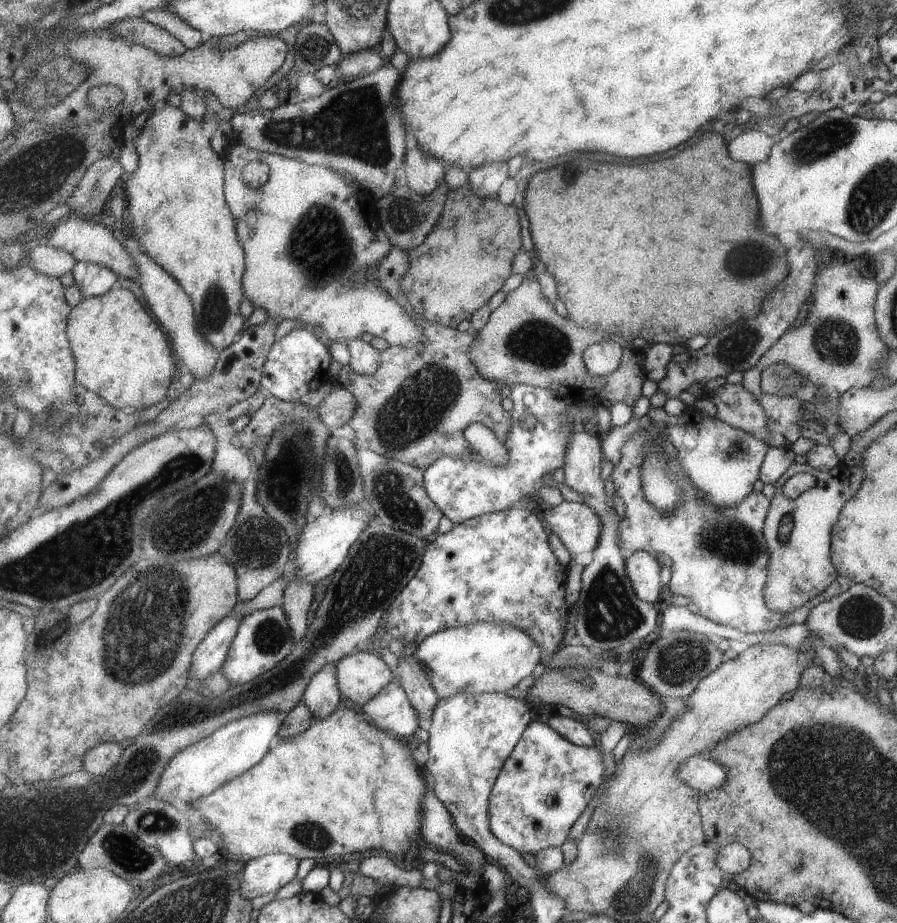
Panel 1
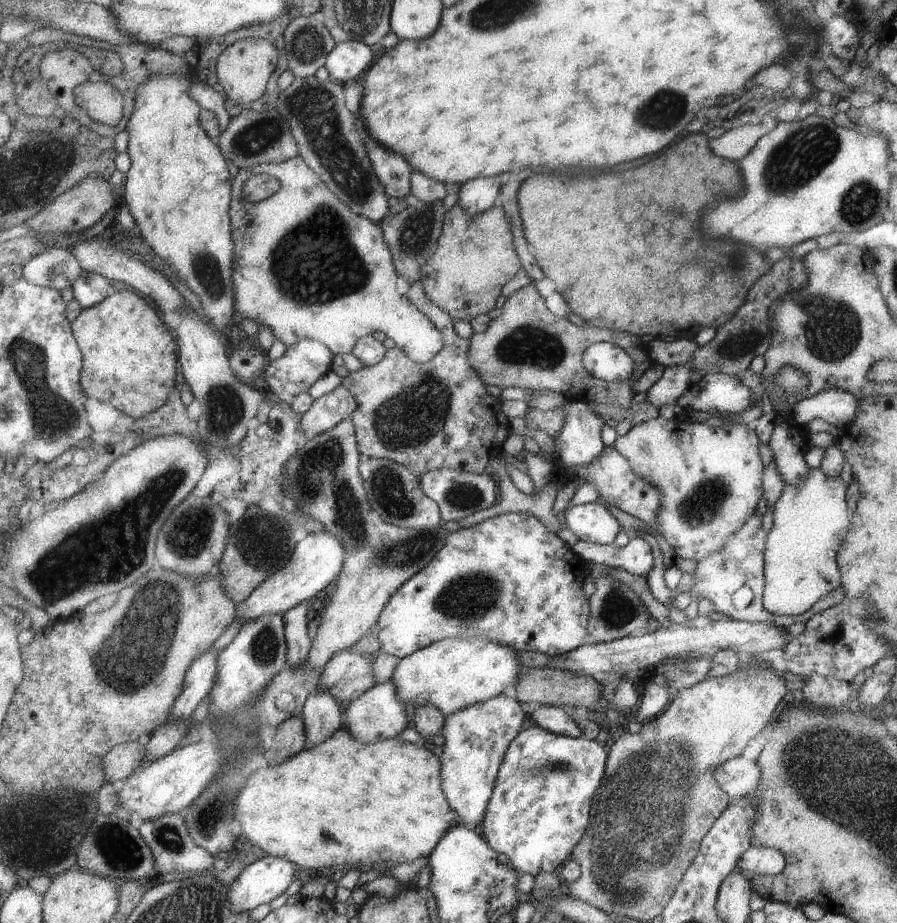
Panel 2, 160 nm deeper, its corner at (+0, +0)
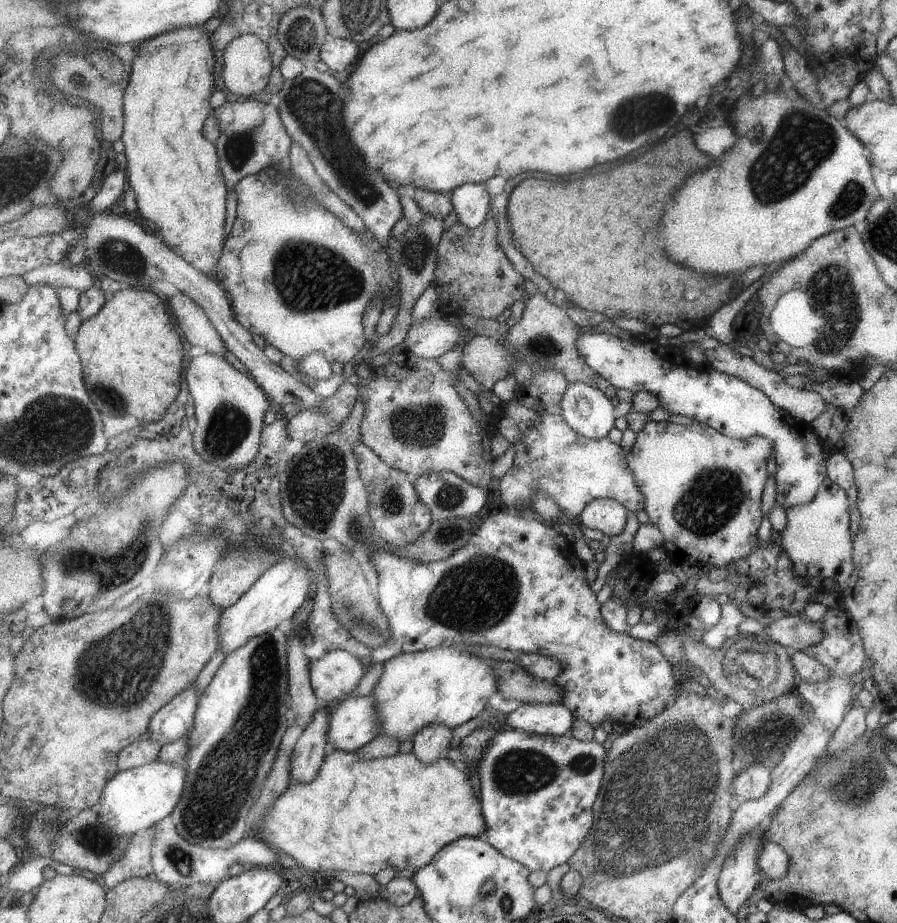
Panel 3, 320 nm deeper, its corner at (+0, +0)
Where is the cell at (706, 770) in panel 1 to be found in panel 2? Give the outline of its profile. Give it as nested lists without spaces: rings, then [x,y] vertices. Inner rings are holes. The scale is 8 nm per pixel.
[[[735,757],[716,771],[716,779],[732,799],[751,794],[760,777],[759,765],[749,758]]]

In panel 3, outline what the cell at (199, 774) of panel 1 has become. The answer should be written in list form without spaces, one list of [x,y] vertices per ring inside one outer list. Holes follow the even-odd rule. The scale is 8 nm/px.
[[[188,756],[181,765],[157,760],[148,765],[120,770],[103,789],[98,821],[117,837],[132,837],[139,830],[150,829],[167,819],[181,800],[186,786],[187,765]]]

